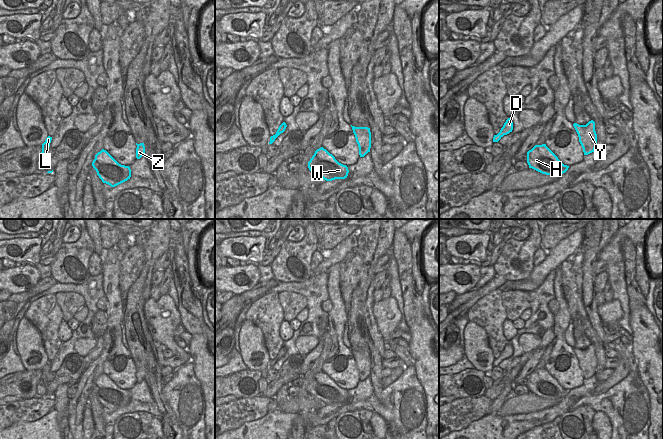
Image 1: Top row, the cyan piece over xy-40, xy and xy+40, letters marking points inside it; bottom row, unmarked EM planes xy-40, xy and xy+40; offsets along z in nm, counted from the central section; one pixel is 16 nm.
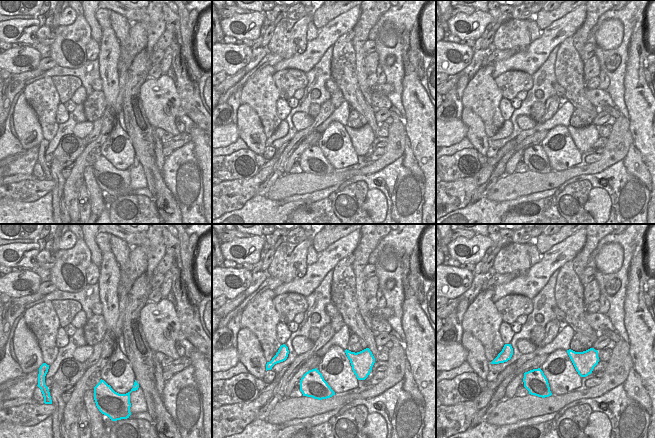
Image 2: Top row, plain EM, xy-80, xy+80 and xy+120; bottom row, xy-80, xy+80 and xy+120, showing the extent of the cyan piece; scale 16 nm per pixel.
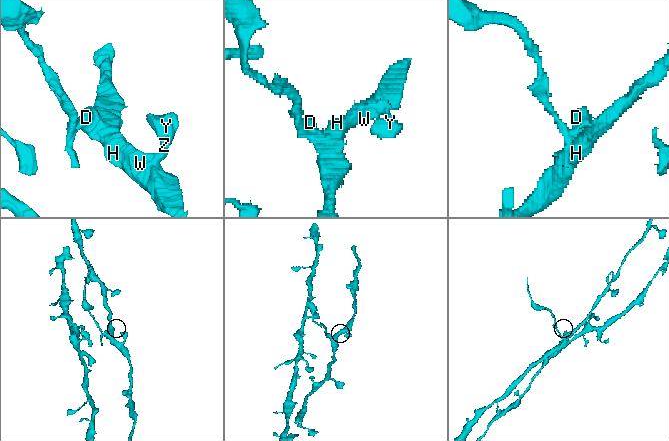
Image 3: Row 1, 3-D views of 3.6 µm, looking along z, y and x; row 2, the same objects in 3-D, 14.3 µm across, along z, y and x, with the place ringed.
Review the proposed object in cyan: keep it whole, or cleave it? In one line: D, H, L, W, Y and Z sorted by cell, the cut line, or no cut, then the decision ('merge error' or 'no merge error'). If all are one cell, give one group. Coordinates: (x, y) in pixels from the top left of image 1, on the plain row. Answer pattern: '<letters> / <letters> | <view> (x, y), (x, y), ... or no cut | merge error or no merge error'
D H W Y Z / L | xy (269, 366), (271, 367) | merge error

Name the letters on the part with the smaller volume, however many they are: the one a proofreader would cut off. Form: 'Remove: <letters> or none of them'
Remove: L.

